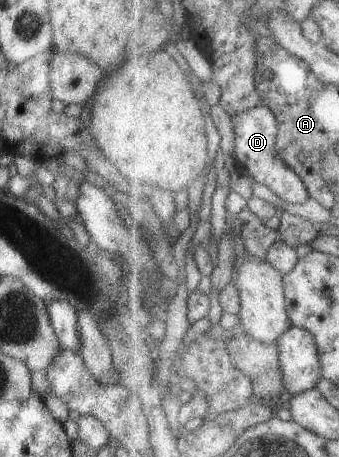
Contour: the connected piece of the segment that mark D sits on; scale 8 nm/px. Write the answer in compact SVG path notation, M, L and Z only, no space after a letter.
M269 106L255 107L254 110L234 115L235 131L237 133L236 151L243 169L247 169L250 175L259 183L268 186L276 195L289 203L307 203L312 195L303 177L295 171L282 155L279 155L278 115Z

